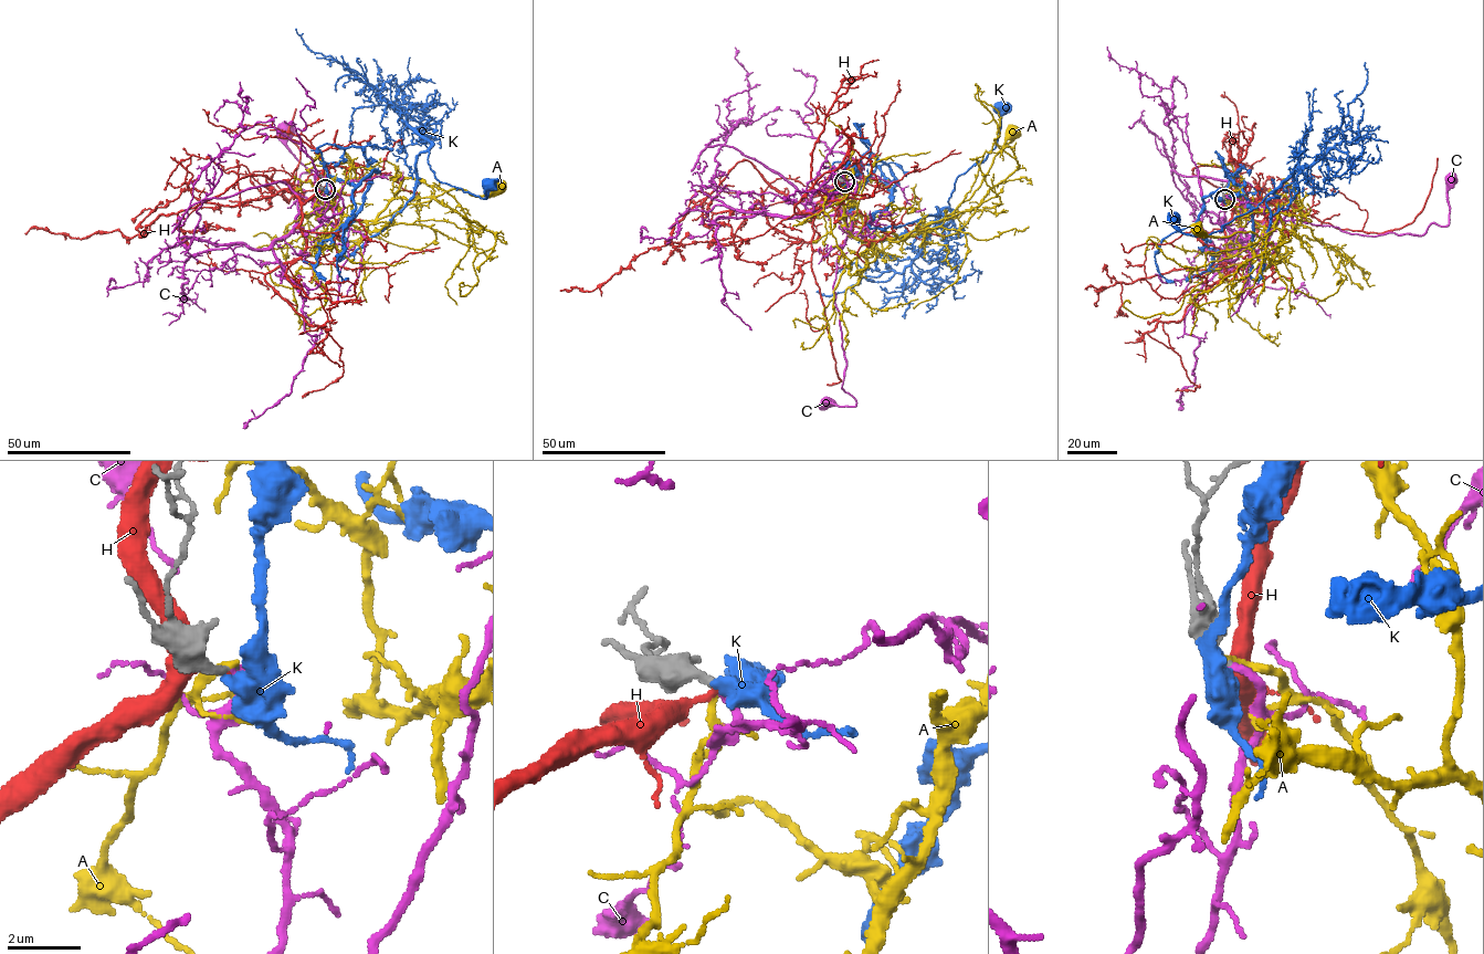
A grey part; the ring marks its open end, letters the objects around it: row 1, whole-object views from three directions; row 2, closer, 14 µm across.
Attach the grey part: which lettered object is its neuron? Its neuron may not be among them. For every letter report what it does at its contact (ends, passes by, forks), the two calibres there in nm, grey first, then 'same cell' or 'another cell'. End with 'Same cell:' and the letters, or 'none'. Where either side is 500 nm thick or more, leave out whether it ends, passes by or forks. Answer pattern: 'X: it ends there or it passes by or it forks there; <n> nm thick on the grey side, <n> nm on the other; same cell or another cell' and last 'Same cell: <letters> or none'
A: it ends there; 240 nm thick on the grey side, 200 nm on the other; another cell
C: it ends there; 200 nm thick on the grey side, 200 nm on the other; same cell
H: it ends there; 300 nm thick on the grey side, 190 nm on the other; another cell
K: 300 nm thick on the grey side, 550 nm on the other; another cell
Same cell: C

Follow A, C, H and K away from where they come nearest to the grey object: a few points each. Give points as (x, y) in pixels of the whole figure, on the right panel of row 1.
A: (1224, 198), (1242, 227), (1249, 220), (1275, 226), (1283, 237), (1279, 252), (1251, 232), (1214, 238), (1196, 227)
C: (1224, 198), (1222, 227), (1249, 236), (1298, 220), (1351, 233), (1422, 234), (1431, 223), (1449, 223), (1451, 180)
H: (1224, 199), (1233, 209), (1250, 186), (1229, 170), (1193, 168), (1250, 211), (1259, 201), (1284, 203), (1287, 191)
K: (1224, 199), (1228, 173), (1217, 151), (1248, 200), (1258, 280), (1272, 192), (1207, 236), (1183, 233), (1171, 217)

